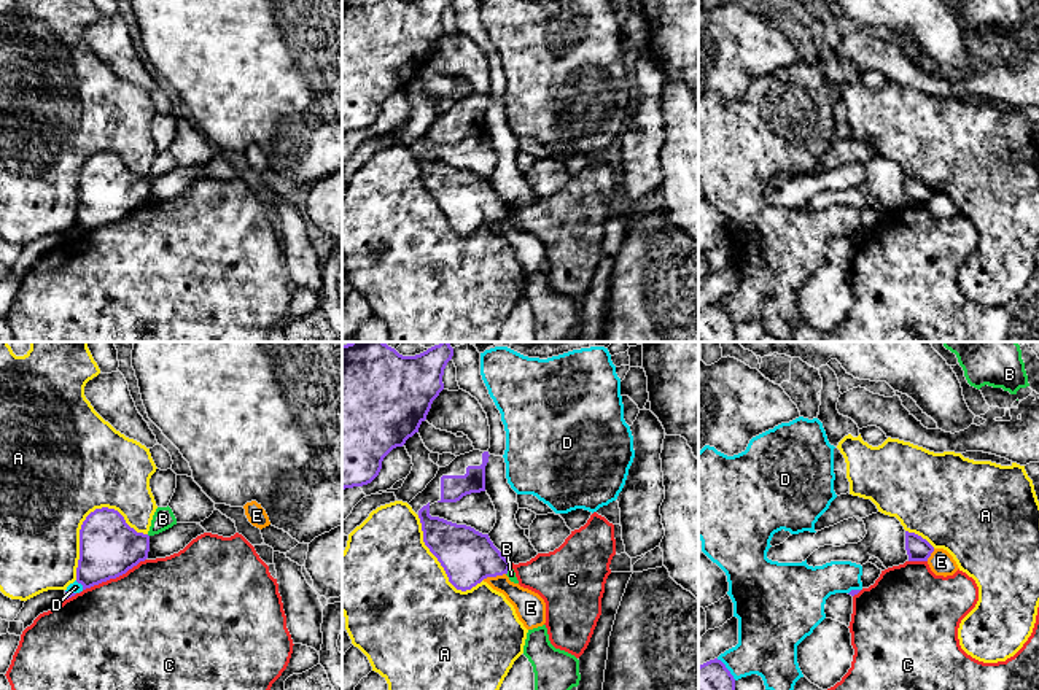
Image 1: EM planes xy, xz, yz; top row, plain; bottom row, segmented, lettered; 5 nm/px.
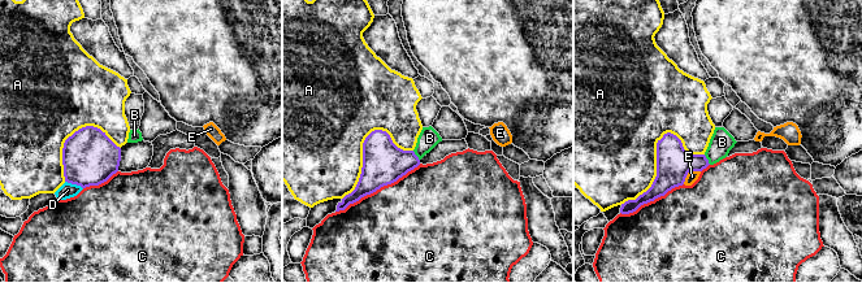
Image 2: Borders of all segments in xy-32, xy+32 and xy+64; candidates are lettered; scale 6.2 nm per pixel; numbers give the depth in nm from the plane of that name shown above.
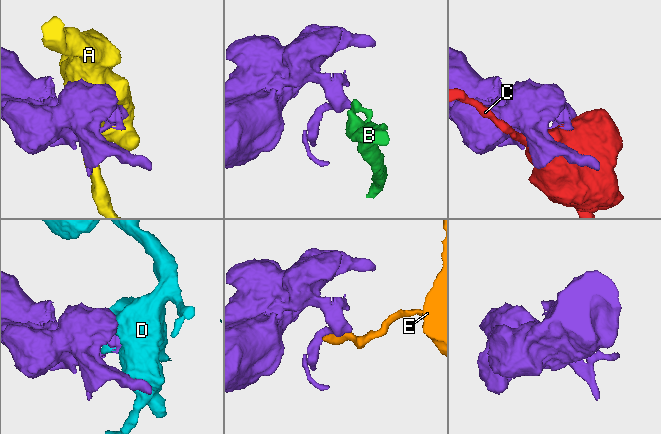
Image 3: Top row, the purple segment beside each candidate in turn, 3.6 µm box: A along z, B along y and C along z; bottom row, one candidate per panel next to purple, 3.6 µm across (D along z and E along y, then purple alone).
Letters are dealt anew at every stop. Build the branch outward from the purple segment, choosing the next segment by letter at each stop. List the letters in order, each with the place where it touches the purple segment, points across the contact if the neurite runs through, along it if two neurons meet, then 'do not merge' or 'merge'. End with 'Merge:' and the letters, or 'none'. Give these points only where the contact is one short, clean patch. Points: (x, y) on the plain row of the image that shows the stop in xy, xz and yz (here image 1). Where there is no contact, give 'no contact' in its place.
A: contact xy (86, 161); do not merge
B: contact xz (508, 213); border xz (511, 210), (506, 218); do not merge
C: contact xy (112, 221); do not merge
D: contact yz (726, 312); do not merge
E: contact xz (494, 220); do not merge
Merge: none

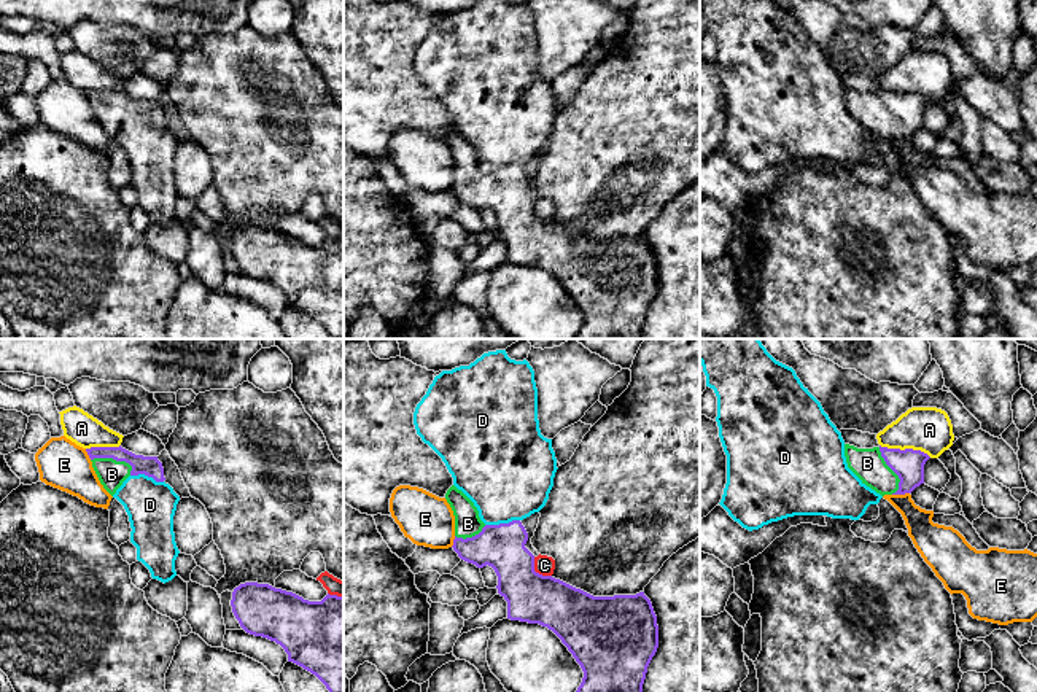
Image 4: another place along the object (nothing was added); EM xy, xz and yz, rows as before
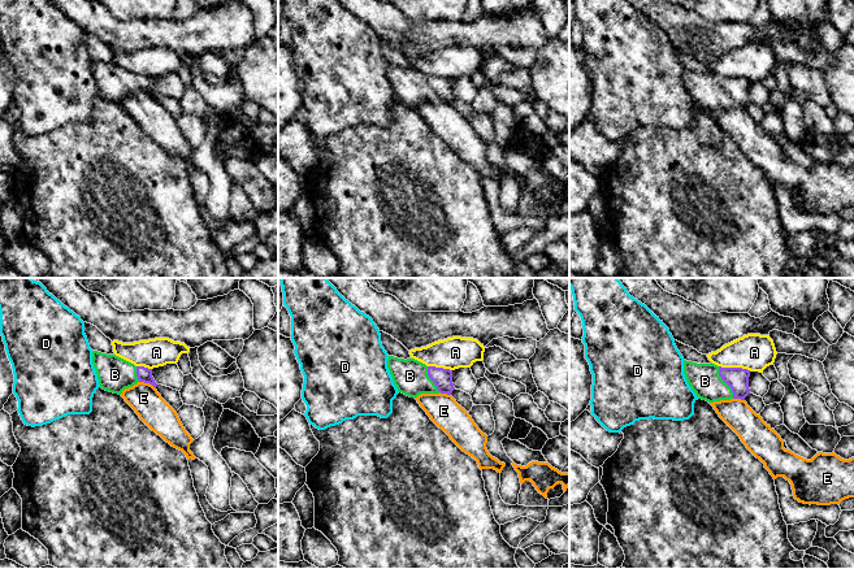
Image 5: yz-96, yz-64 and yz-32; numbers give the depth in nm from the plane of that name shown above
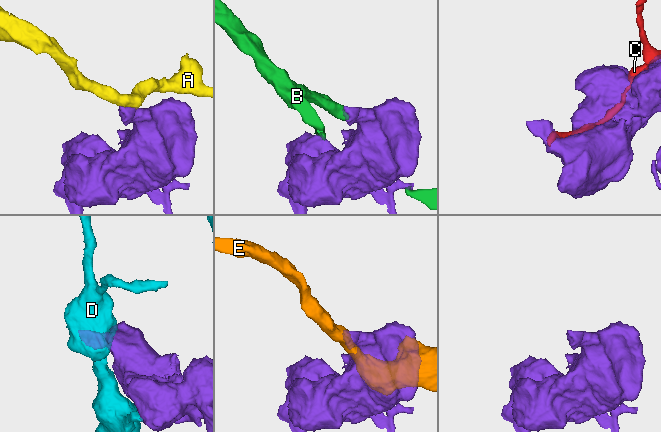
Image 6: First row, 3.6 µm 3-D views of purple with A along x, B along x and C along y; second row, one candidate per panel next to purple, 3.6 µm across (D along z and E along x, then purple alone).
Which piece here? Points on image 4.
A: contact yz (905, 93); border yz (880, 88), (889, 93), (920, 93), (931, 101); do not merge
B: contact xy (113, 102); way xy (151, 110), (131, 108), (113, 102), (112, 118); merge
C: contact xz (535, 215); do not merge
D: contact xz (501, 167); do not merge
E: contact yz (901, 137); border yz (908, 136), (893, 139); do not merge
Merge: B

